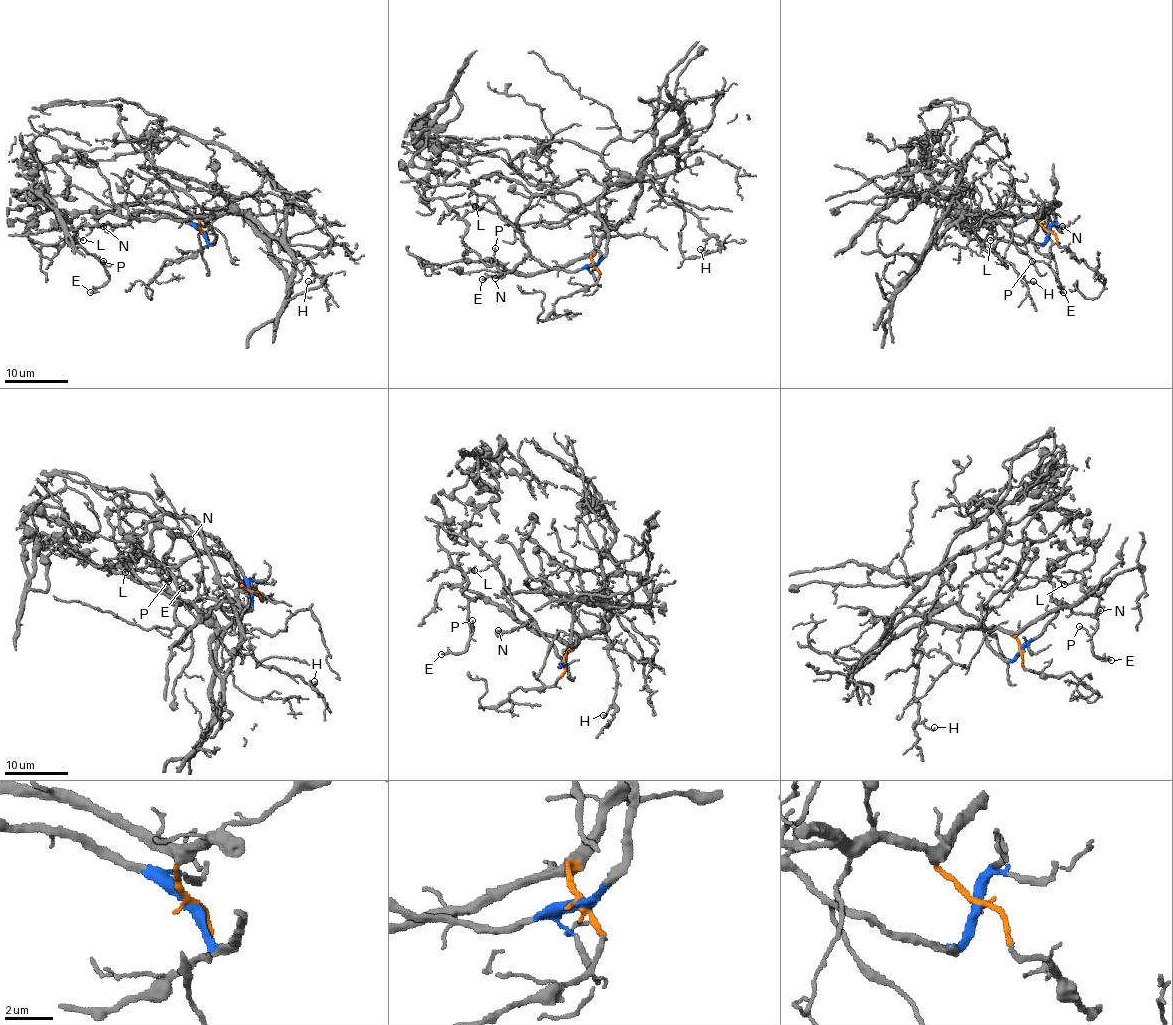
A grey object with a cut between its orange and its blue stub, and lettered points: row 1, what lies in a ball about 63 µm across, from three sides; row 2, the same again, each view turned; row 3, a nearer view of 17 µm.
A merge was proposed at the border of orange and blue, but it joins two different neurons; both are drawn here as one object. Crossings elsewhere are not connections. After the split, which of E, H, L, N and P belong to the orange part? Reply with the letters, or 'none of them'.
E, H, L, P

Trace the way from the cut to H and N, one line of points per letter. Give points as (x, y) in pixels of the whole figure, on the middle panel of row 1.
H: (595, 265), (591, 254), (628, 215), (645, 174), (698, 218), (708, 239), (700, 249)
N: (595, 265), (567, 271), (547, 268), (529, 257), (494, 277)

